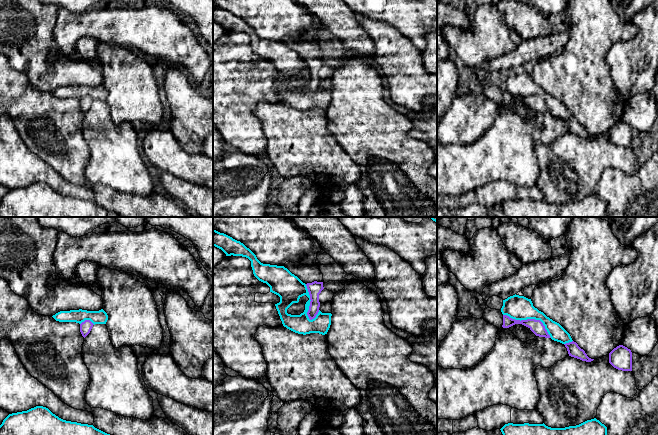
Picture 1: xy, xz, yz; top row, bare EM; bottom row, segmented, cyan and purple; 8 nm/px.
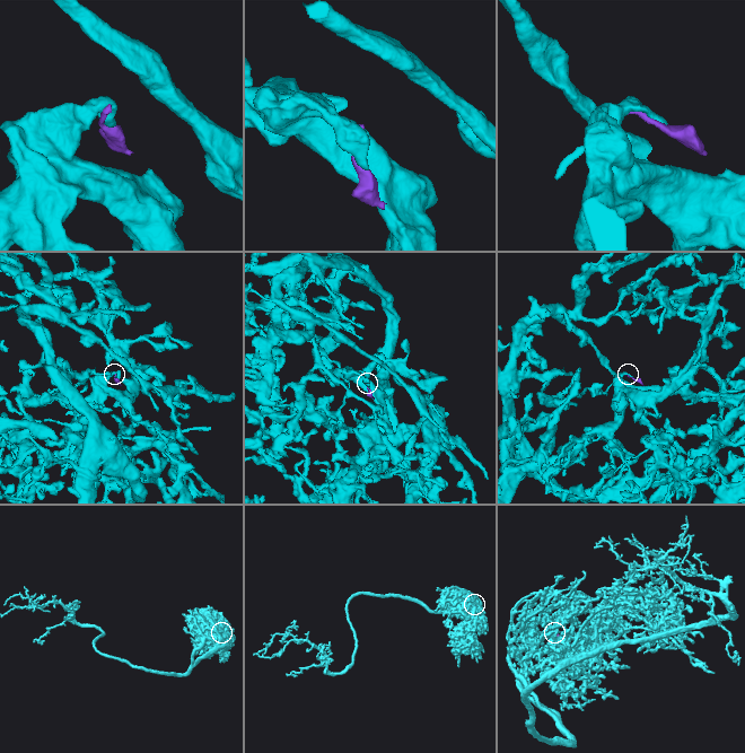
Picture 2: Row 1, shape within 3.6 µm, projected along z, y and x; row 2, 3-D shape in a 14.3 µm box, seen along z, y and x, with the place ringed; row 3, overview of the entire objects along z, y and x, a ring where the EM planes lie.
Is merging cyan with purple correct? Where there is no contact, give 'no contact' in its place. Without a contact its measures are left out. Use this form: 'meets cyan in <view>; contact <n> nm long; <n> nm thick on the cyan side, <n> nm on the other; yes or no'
meets cyan in yz; contact 440 nm long; 190 nm thick on the cyan side, 110 nm on the other; no

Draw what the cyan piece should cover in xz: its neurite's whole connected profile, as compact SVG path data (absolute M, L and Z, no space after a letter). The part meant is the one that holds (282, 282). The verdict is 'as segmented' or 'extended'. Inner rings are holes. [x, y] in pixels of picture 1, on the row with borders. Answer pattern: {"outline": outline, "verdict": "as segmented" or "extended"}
{"outline": "M213 230L213 246L221 249L226 256L242 256L251 261L254 276L259 281L266 283L270 287L270 292L280 297L280 302L275 306L284 327L303 335L310 333L327 334L332 314L322 313L319 310L314 319L309 319L307 312L311 300L307 286L287 268L261 263L243 243L216 230ZM304 295L309 298L305 304L304 312L300 315L288 314L287 309L293 303L298 303Z", "verdict": "as segmented"}

